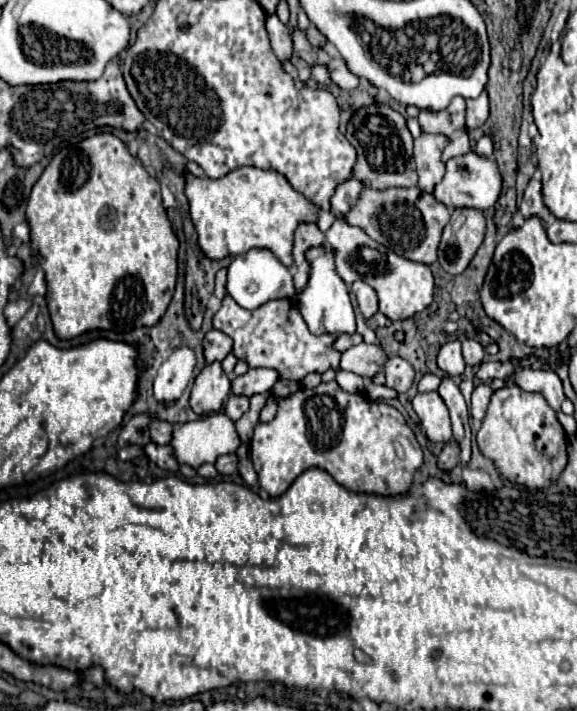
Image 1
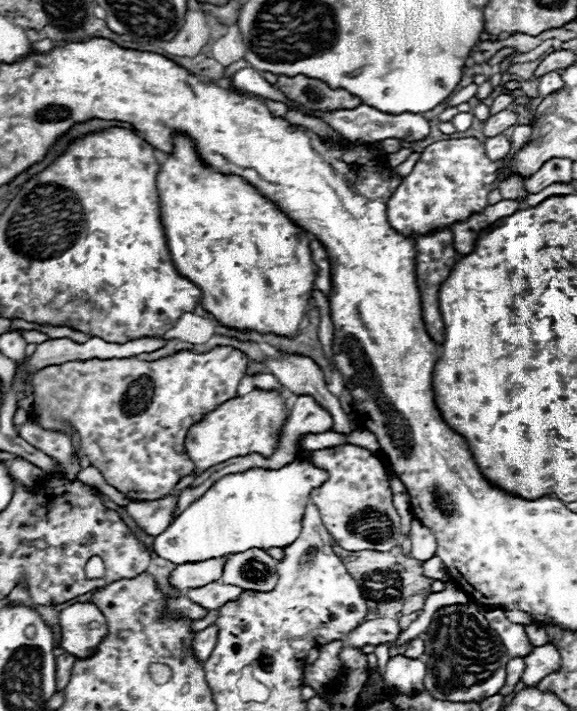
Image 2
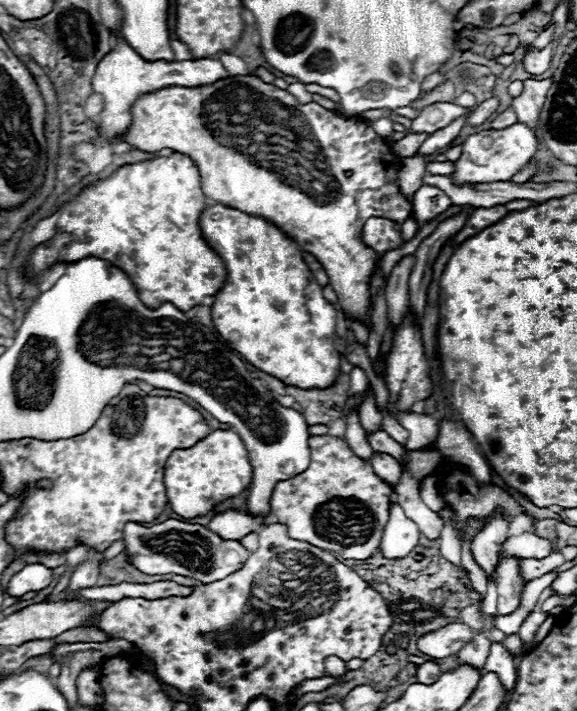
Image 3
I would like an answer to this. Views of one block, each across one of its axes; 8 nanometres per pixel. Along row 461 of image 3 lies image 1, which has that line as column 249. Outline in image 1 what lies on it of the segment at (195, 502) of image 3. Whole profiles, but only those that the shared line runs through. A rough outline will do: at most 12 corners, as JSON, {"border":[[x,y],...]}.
{"border":[[276,170],[218,180],[186,196],[212,260],[268,248],[294,266],[294,232],[318,208]]}

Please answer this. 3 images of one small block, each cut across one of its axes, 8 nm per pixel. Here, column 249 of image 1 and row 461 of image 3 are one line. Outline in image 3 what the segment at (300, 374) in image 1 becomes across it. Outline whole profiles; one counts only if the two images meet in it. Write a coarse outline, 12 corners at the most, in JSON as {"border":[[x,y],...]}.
{"border":[[342,438],[276,484],[290,538],[342,558],[378,550],[394,490]]}

